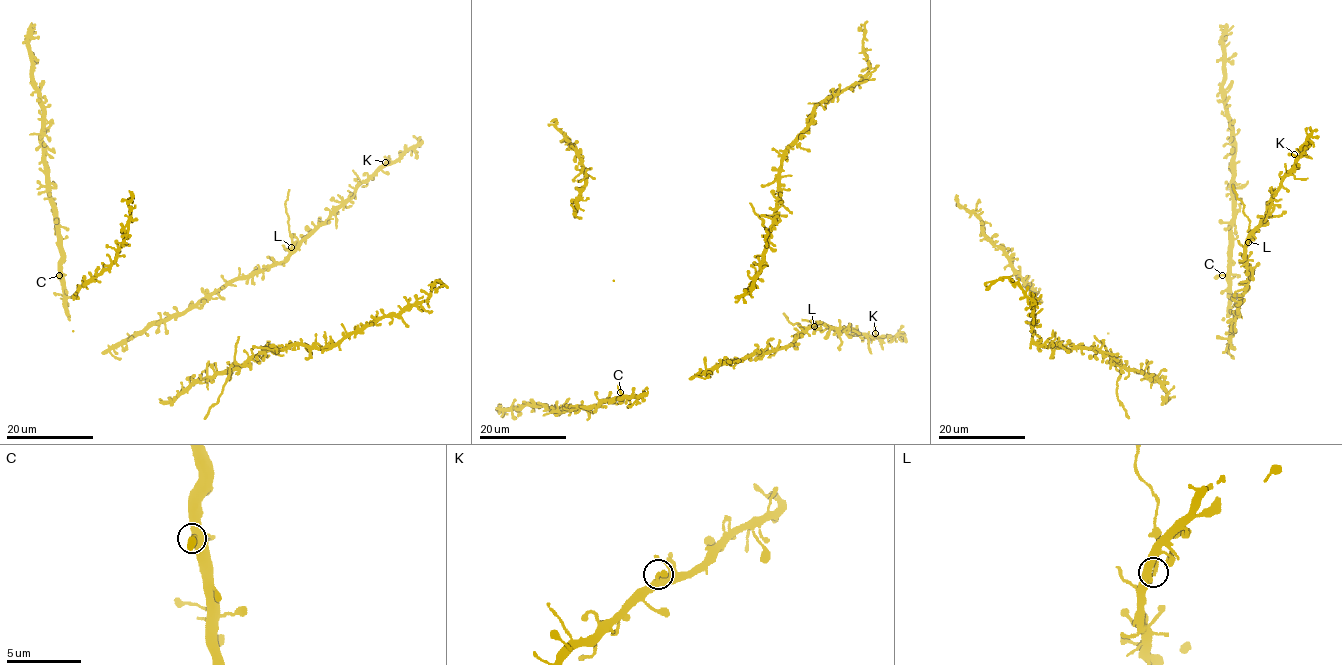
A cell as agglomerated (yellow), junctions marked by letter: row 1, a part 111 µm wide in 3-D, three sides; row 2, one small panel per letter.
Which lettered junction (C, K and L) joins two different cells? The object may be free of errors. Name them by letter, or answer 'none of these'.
L

